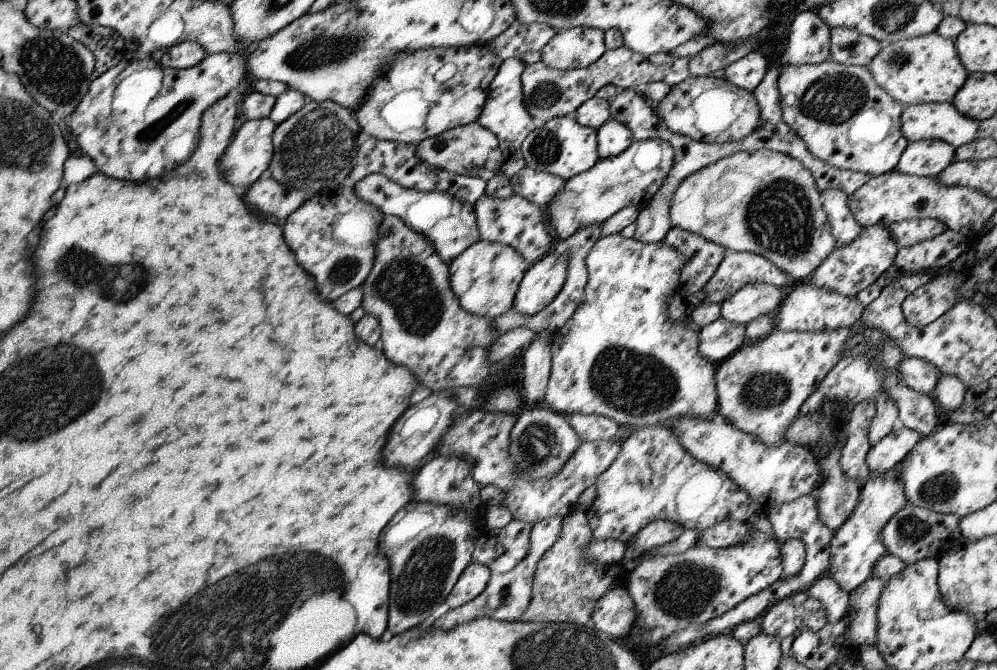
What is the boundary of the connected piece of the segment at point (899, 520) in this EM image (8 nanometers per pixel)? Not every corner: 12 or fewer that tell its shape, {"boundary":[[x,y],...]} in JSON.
{"boundary":[[909,503],[880,536],[906,565],[964,542],[959,517]]}

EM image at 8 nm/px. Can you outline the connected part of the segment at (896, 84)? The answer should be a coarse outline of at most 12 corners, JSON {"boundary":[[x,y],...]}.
{"boundary":[[938,32],[883,43],[867,68],[903,106],[950,103],[969,76]]}

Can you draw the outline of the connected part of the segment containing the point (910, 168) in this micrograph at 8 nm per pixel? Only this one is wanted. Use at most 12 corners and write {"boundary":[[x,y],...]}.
{"boundary":[[909,142],[900,173],[936,177],[954,161],[948,142]]}

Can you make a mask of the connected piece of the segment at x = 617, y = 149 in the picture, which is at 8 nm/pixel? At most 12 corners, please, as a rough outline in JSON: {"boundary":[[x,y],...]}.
{"boundary":[[610,119],[597,131],[598,156],[616,157],[633,142],[622,122]]}

